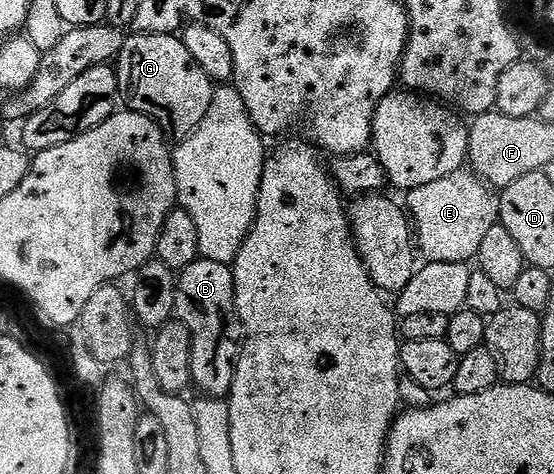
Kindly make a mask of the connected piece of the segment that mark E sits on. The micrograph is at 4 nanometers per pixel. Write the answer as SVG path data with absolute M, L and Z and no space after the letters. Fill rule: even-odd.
M469 169L455 171L442 180L424 184L422 188L408 192L407 199L415 224L416 246L430 263L452 265L476 260L479 245L483 245L487 233L498 226L501 218L501 200L494 188Z

